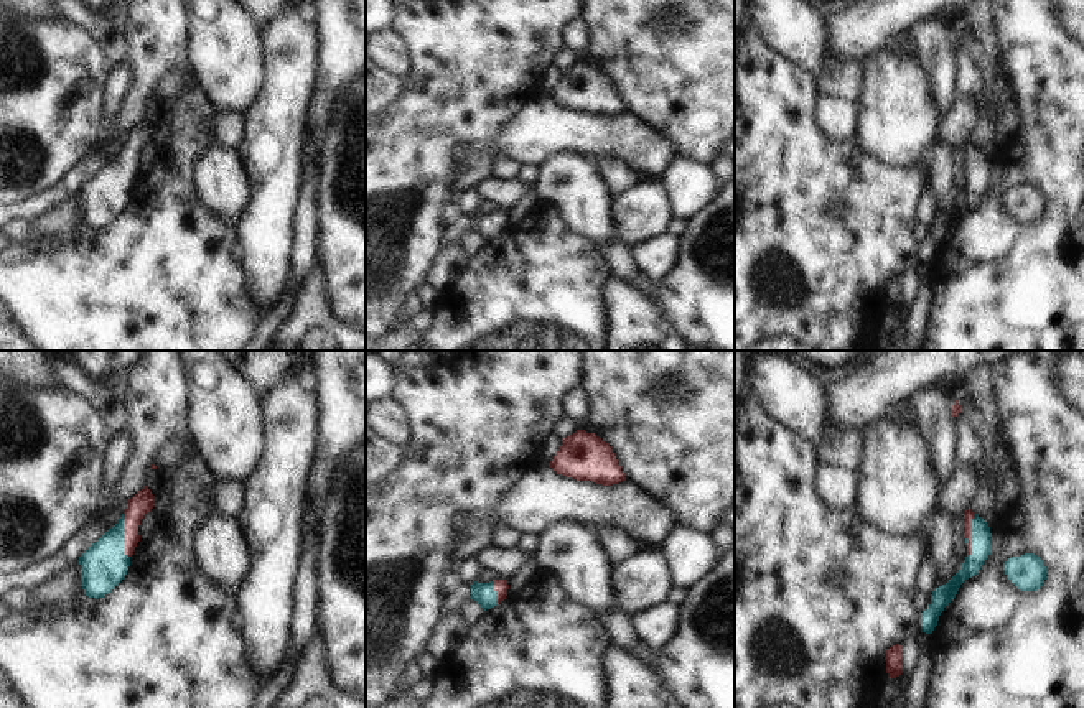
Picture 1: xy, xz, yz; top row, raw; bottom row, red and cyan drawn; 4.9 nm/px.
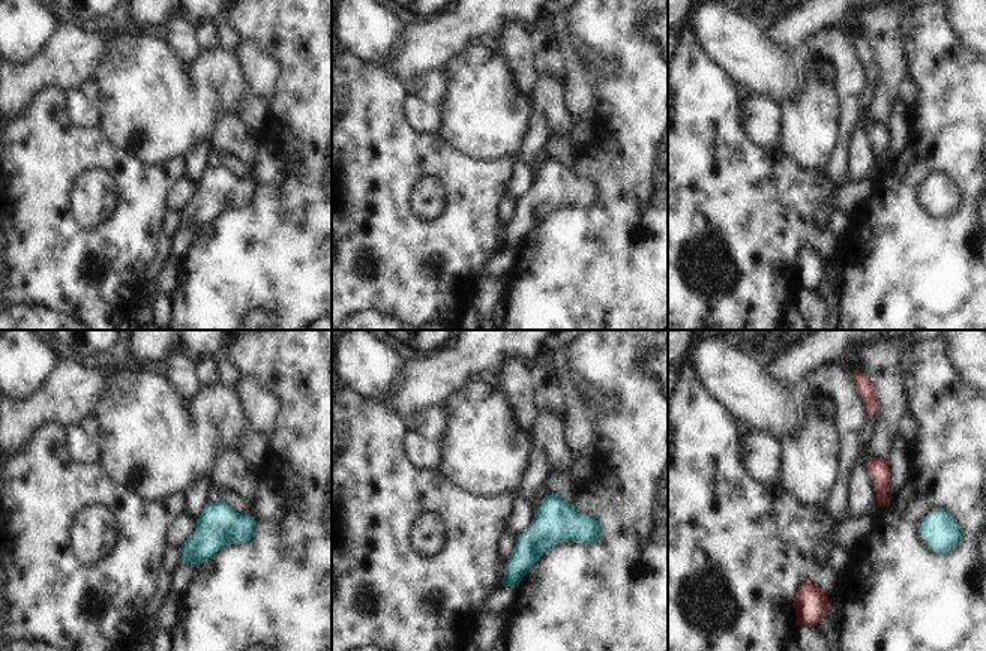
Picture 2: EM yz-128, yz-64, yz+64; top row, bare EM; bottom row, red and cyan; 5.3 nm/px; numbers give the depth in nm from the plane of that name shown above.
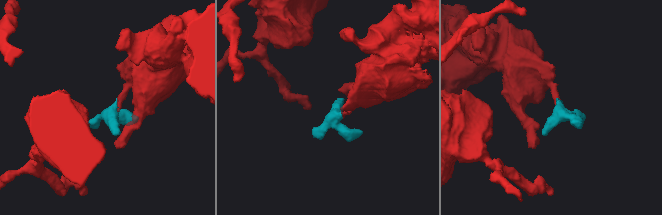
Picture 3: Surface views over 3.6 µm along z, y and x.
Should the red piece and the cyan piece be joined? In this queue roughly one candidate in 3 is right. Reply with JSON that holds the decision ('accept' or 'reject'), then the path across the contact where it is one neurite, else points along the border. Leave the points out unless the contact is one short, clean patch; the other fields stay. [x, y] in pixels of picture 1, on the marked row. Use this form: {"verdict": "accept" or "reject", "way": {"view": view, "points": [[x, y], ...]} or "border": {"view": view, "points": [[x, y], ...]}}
{"verdict": "accept", "way": {"view": "xy", "points": [[142, 503], [130, 517], [126, 535], [104, 563]]}}

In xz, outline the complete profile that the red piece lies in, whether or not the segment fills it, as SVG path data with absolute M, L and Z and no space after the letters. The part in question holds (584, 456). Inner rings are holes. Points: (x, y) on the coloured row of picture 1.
M577 430L562 440L562 446L549 466L565 477L611 486L626 481L608 443L595 433Z

